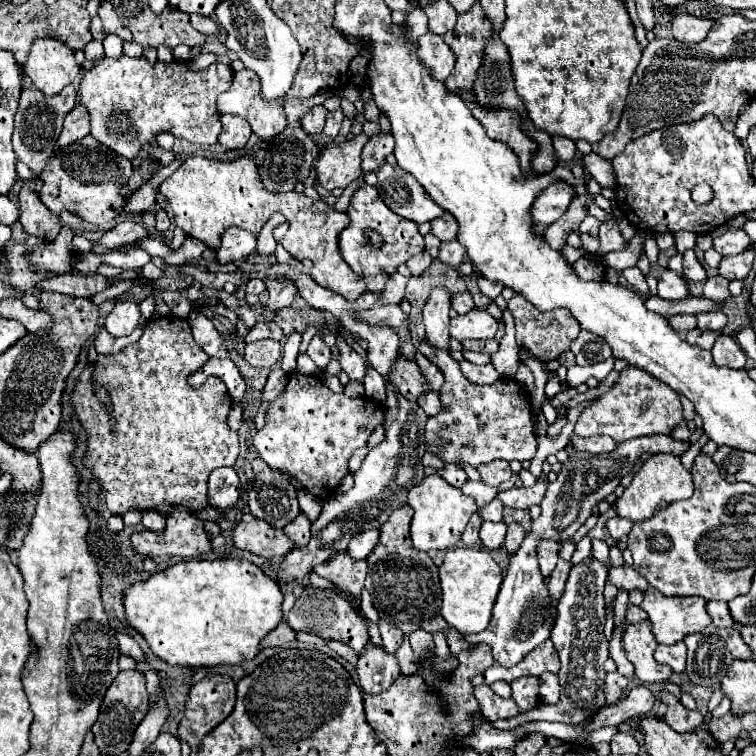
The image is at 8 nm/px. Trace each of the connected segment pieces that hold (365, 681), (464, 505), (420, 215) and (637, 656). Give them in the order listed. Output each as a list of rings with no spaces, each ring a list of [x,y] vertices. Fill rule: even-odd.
[[[369,642],[359,654],[357,674],[363,692],[379,694],[393,684],[401,670],[395,654],[389,654],[383,646]]]
[[[437,474],[427,476],[421,484],[411,488],[409,504],[415,510],[413,520],[411,520],[411,540],[413,540],[413,546],[423,552],[455,548],[461,540],[461,534],[463,534],[471,514],[477,510],[473,498],[465,496],[459,488],[453,488]]]
[[[383,164],[377,168],[377,190],[395,214],[417,224],[431,222],[443,214],[443,208],[439,208],[431,196],[423,192],[423,186],[415,180],[415,176],[403,172],[399,166]]]
[[[639,622],[629,626],[623,632],[623,646],[627,652],[627,658],[635,666],[635,674],[641,682],[667,682],[673,674],[671,668],[659,664],[653,658],[653,652],[657,648],[657,640],[651,632],[651,622]]]

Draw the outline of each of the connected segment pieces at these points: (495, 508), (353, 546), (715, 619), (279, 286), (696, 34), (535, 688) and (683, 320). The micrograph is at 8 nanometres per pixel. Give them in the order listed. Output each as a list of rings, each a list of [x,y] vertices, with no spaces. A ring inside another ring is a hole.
[[[491,500],[483,510],[481,510],[483,520],[493,520],[493,522],[503,522],[503,506],[499,500]]]
[[[365,530],[365,532],[359,532],[355,534],[351,540],[349,540],[349,546],[347,546],[347,554],[355,560],[363,560],[371,548],[375,548],[377,544],[377,538],[379,538],[379,530]]]
[[[707,602],[707,614],[711,616],[711,622],[715,626],[733,626],[735,622],[731,620],[729,608],[725,602]]]
[[[265,278],[265,284],[267,284],[269,296],[271,296],[265,302],[265,310],[267,312],[275,312],[277,308],[289,306],[295,300],[295,296],[297,296],[297,288],[295,288],[293,280],[279,282],[279,280],[273,280],[273,278]]]
[[[677,14],[671,24],[671,34],[683,44],[701,42],[713,26],[713,18],[697,18],[691,14]]]
[[[521,676],[511,682],[511,698],[519,706],[521,712],[529,712],[539,704],[539,678],[537,676]]]
[[[677,314],[673,318],[669,318],[669,326],[677,332],[677,334],[685,334],[689,330],[693,330],[697,326],[697,318],[693,314]]]

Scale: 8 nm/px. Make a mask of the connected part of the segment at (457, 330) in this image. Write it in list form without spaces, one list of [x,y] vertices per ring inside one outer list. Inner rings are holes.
[[[473,308],[471,312],[451,320],[451,338],[455,340],[489,340],[495,336],[499,322],[487,312]]]

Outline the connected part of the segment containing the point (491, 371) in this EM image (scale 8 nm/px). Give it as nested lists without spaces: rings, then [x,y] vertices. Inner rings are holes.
[[[461,360],[459,362],[461,372],[467,380],[475,382],[475,384],[495,384],[497,380],[501,380],[501,374],[493,368],[493,364],[485,364],[485,366],[477,366],[469,360]]]

